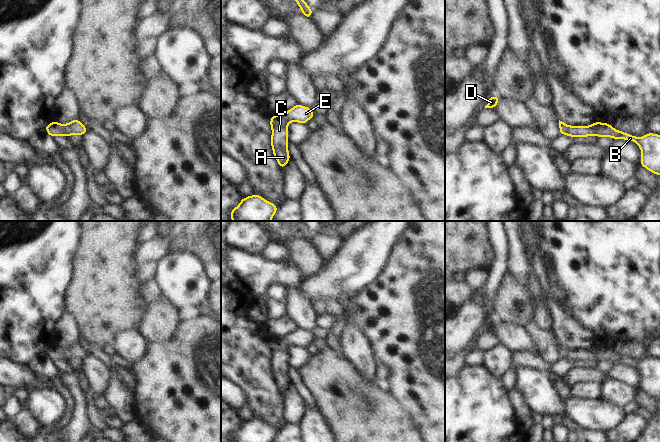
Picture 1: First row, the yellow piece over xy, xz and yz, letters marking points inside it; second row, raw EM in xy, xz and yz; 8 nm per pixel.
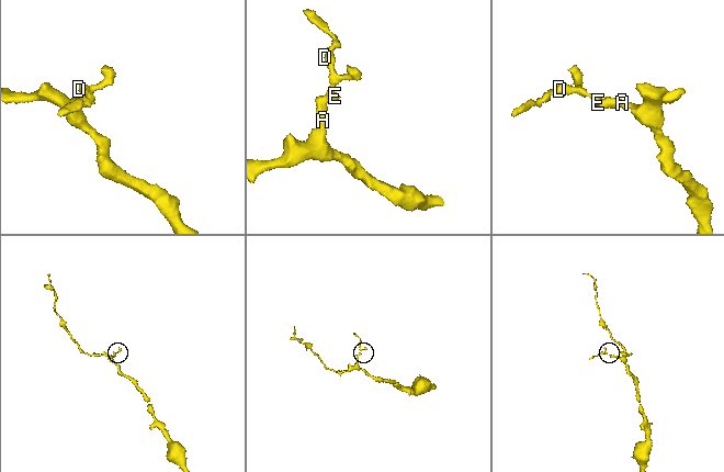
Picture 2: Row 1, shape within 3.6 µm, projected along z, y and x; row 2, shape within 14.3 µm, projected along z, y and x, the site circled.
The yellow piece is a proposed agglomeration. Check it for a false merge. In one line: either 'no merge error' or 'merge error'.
no merge error

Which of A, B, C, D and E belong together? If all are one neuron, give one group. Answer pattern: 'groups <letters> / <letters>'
groups A B C D E

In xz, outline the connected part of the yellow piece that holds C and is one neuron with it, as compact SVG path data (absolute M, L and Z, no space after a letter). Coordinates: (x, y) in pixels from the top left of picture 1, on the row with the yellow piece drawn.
M296 104L284 114L274 114L270 118L269 122L272 130L271 148L281 170L291 159L288 152L288 123L298 122L305 125L311 118L315 118L311 108L299 104Z

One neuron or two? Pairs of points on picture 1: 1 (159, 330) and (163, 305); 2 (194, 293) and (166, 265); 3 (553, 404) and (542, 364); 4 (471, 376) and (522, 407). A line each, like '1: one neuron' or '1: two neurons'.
1: one neuron
2: one neuron
3: two neurons
4: two neurons

